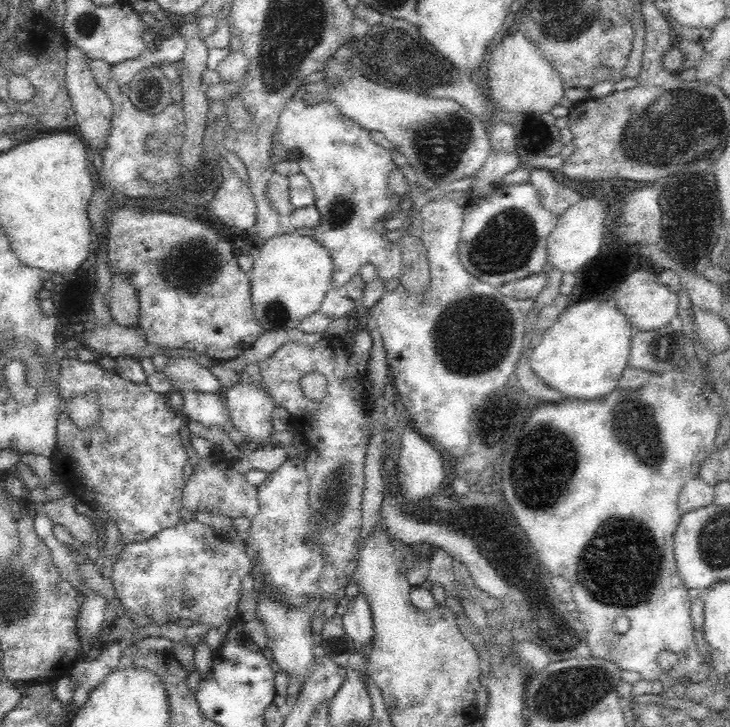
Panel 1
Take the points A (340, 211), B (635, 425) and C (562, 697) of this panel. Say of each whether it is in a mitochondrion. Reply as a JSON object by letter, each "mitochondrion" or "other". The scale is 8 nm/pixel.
{"A":"mitochondrion","B":"mitochondrion","C":"mitochondrion"}

